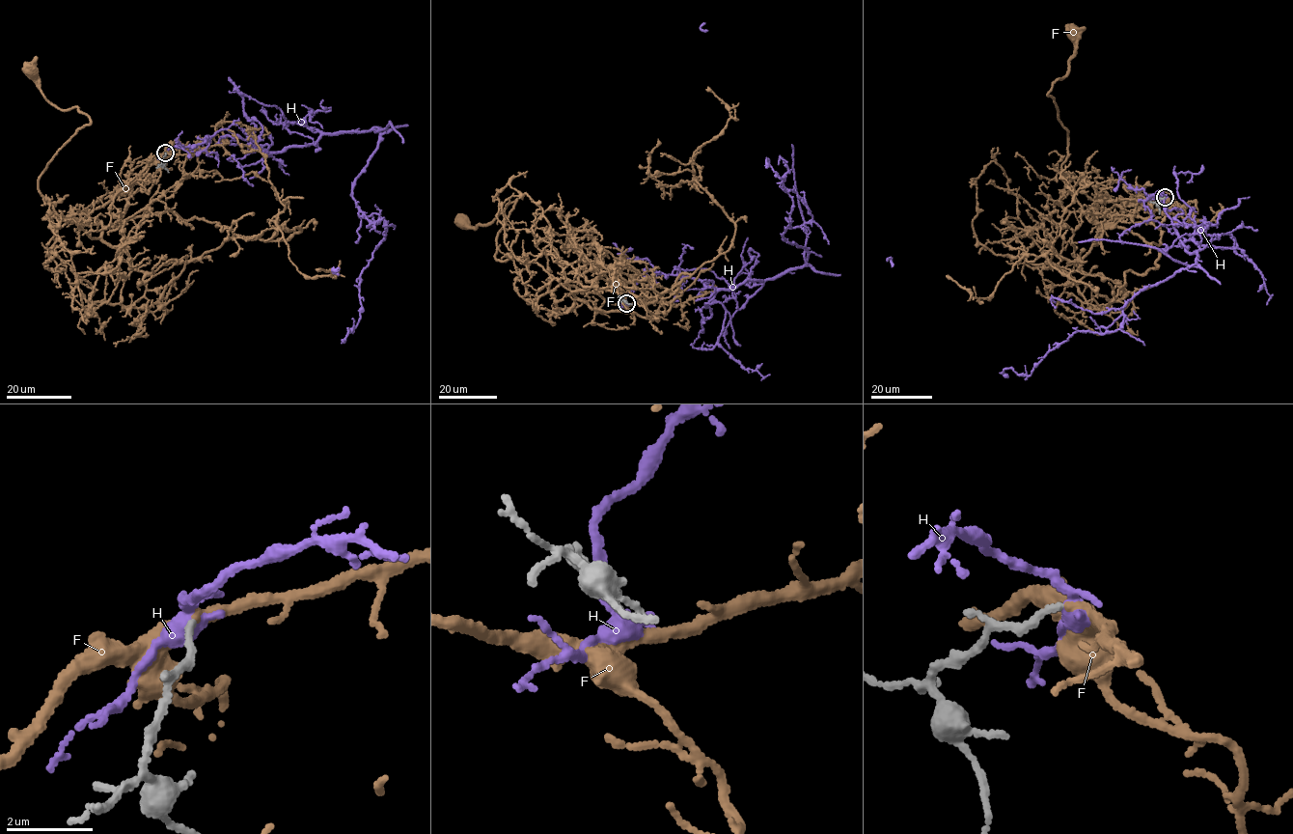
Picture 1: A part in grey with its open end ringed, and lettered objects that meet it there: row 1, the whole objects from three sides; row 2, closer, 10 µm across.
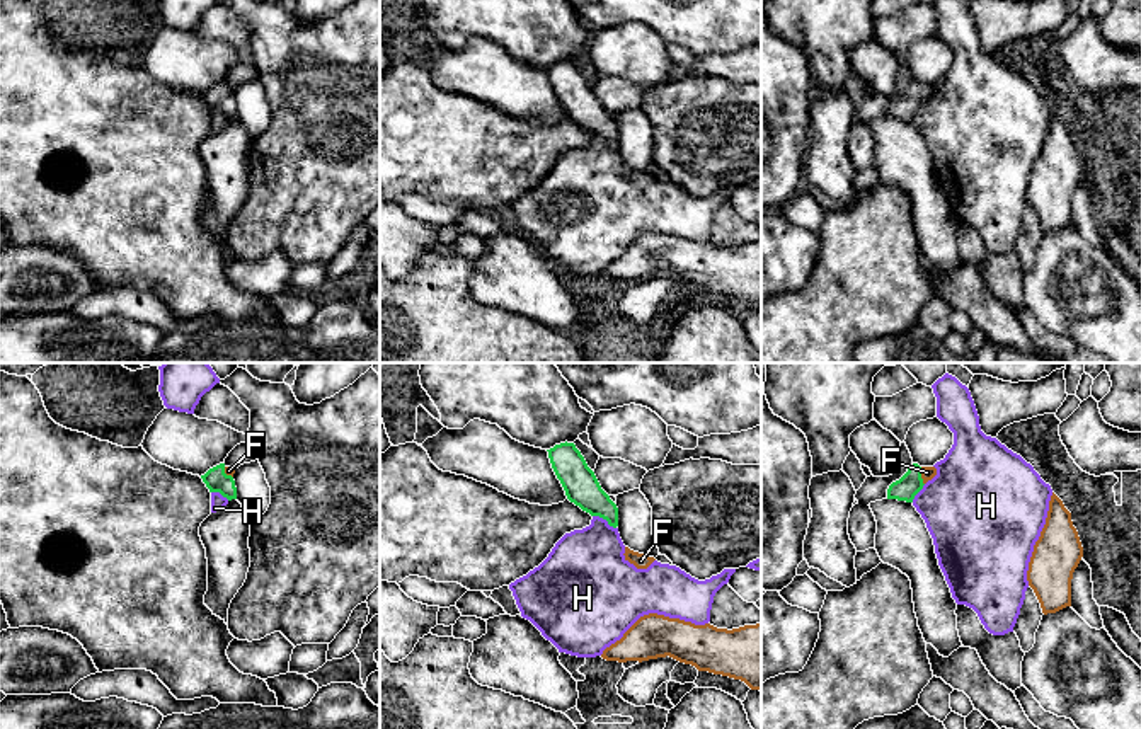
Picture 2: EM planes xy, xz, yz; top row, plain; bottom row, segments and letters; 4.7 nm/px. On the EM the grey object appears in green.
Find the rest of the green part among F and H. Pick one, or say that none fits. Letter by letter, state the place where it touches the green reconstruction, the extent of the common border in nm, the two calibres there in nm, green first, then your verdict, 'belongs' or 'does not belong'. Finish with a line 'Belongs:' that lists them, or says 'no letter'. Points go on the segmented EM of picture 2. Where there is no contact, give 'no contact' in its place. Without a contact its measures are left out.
F: contact yz (920, 476); length 90 nm; calibres 110 and 60 nm; belongs
H: contact xz (605, 518); length 130 nm; calibres 160 and 360 nm; does not belong
Belongs: F

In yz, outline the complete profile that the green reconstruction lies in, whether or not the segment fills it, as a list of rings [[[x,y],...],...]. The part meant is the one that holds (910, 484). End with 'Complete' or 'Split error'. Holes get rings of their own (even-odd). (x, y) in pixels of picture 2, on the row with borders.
[[[913,463],[908,472],[887,489],[887,499],[913,502],[923,485],[937,475],[935,467]]]. Split error

